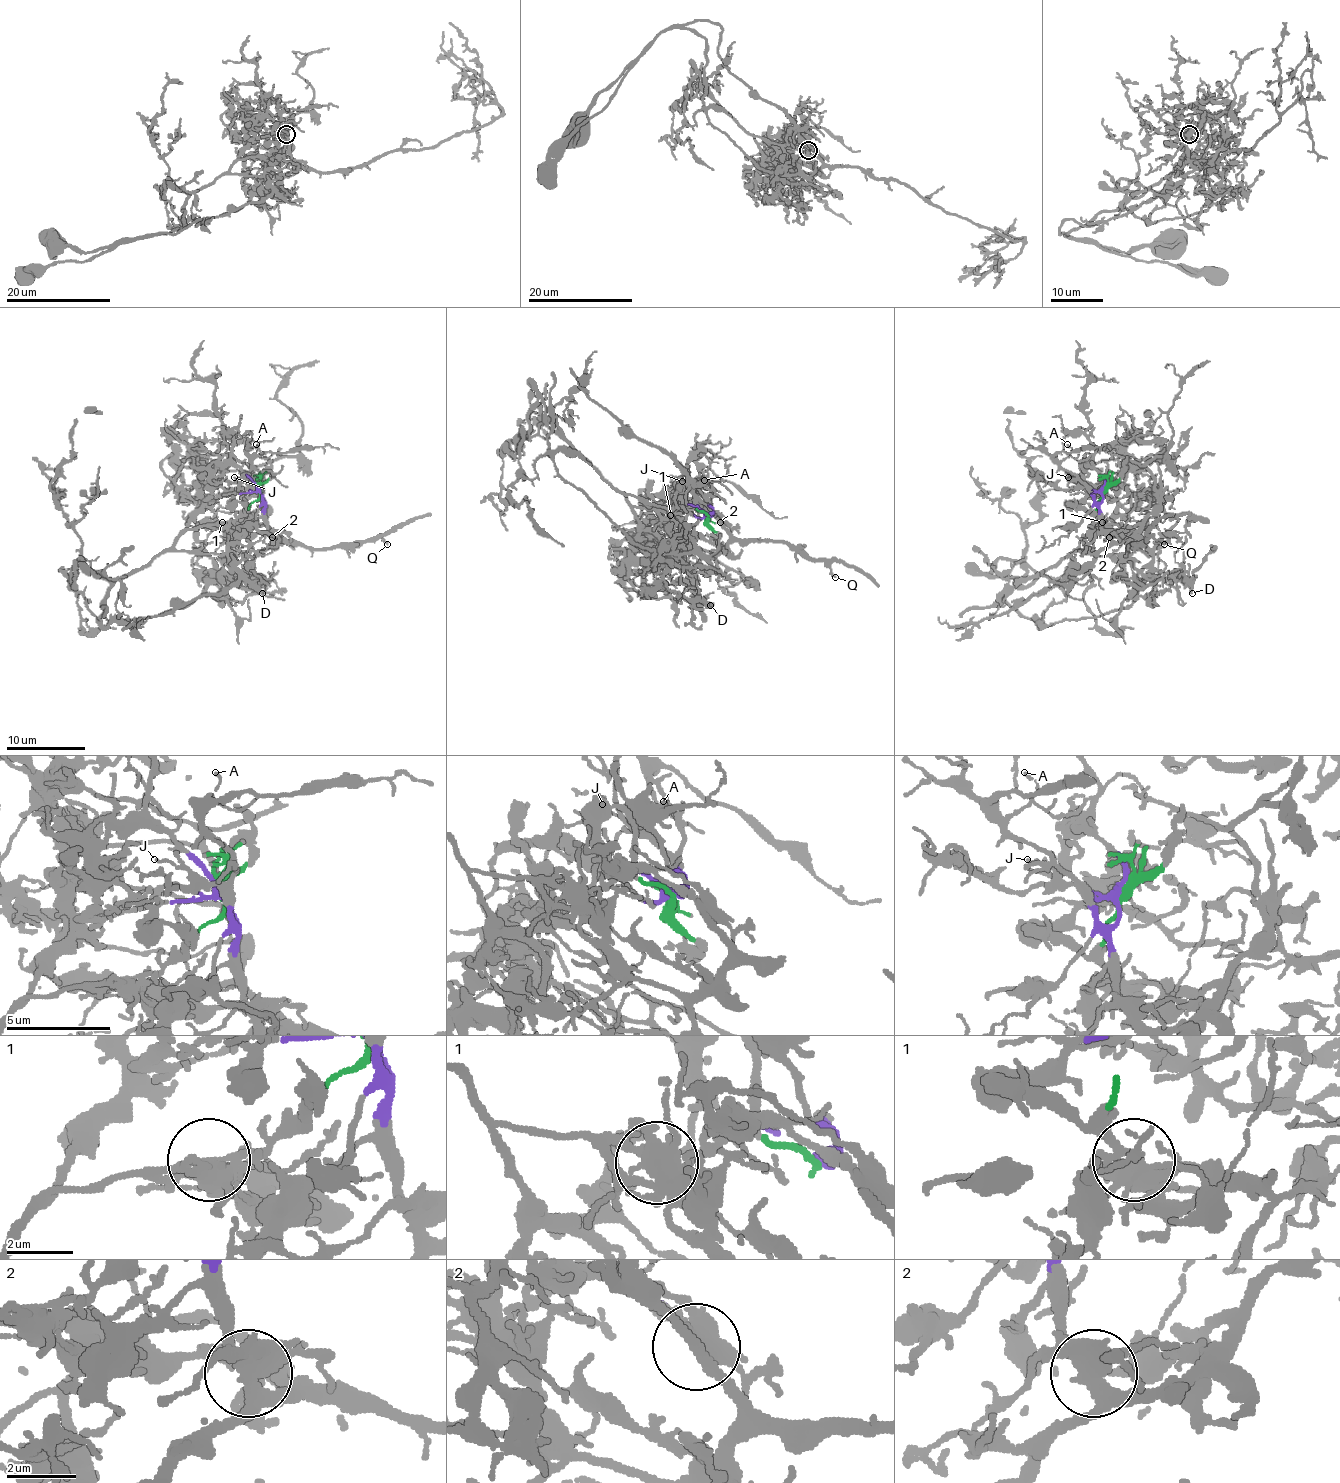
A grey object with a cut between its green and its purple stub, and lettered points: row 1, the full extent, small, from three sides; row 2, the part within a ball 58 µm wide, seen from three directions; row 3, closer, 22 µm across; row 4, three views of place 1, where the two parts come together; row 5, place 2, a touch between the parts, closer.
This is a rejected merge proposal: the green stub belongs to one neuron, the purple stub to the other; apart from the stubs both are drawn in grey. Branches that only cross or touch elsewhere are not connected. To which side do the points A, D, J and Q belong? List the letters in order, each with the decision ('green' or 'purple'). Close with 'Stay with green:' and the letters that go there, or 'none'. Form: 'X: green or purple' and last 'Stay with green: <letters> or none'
A: purple
D: green
J: purple
Q: purple
Stay with green: D

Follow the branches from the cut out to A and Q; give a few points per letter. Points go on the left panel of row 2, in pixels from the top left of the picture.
A: (260, 491), (266, 501), (264, 475), (254, 466), (252, 458), (258, 450), (256, 444)
Q: (260, 491), (264, 523), (276, 541), (335, 549), (373, 541), (377, 537), (387, 545)

